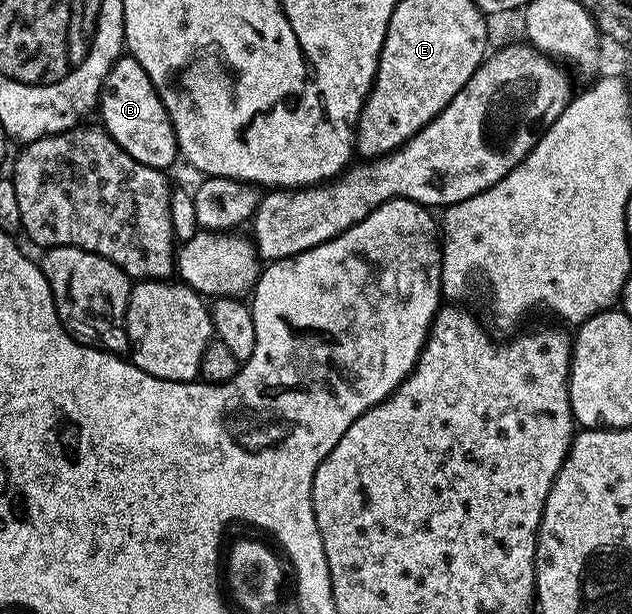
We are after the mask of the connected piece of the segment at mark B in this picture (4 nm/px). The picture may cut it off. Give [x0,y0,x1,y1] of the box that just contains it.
[100,56,178,171]

